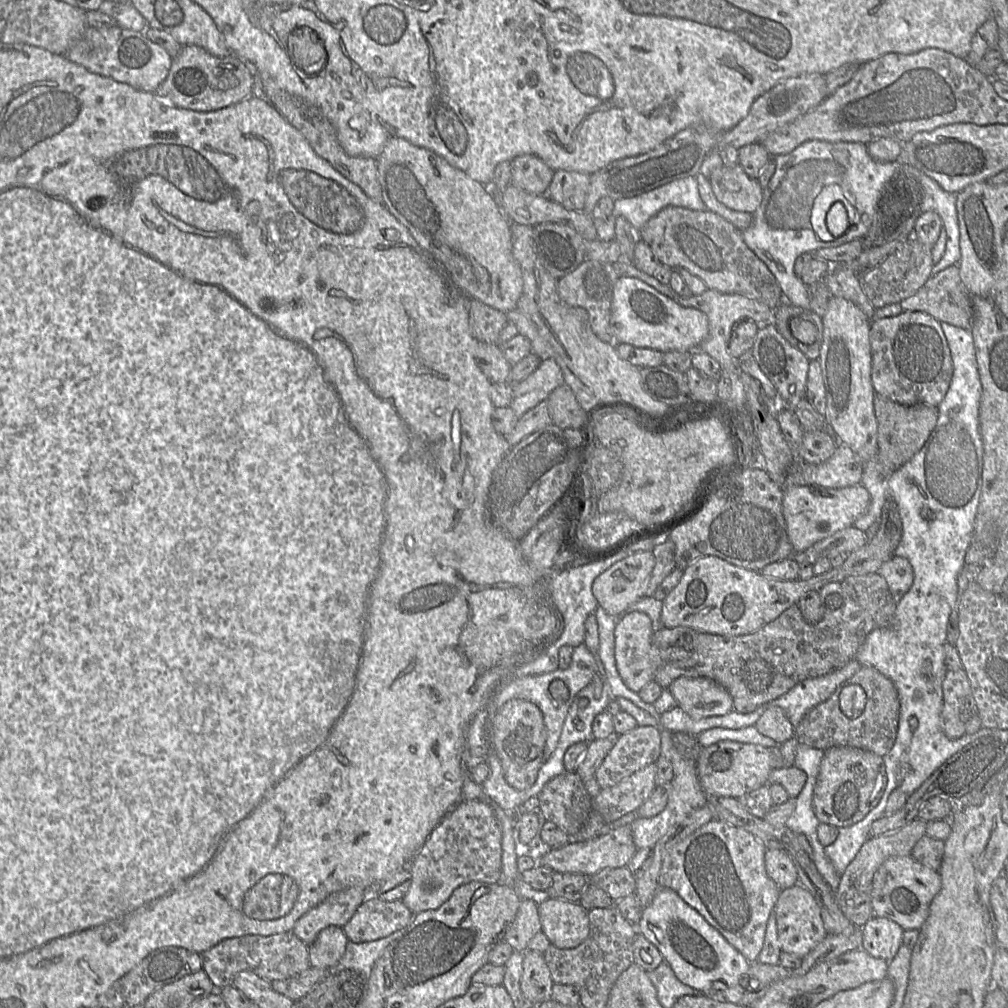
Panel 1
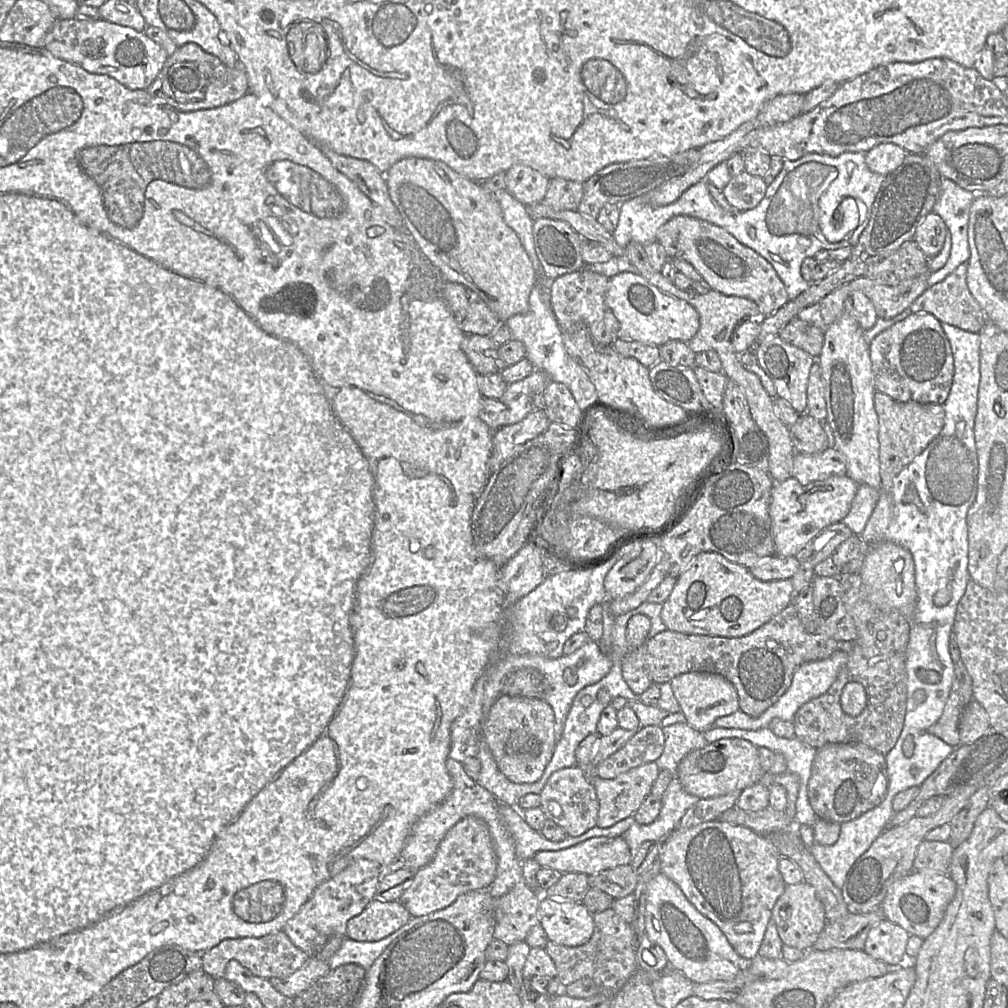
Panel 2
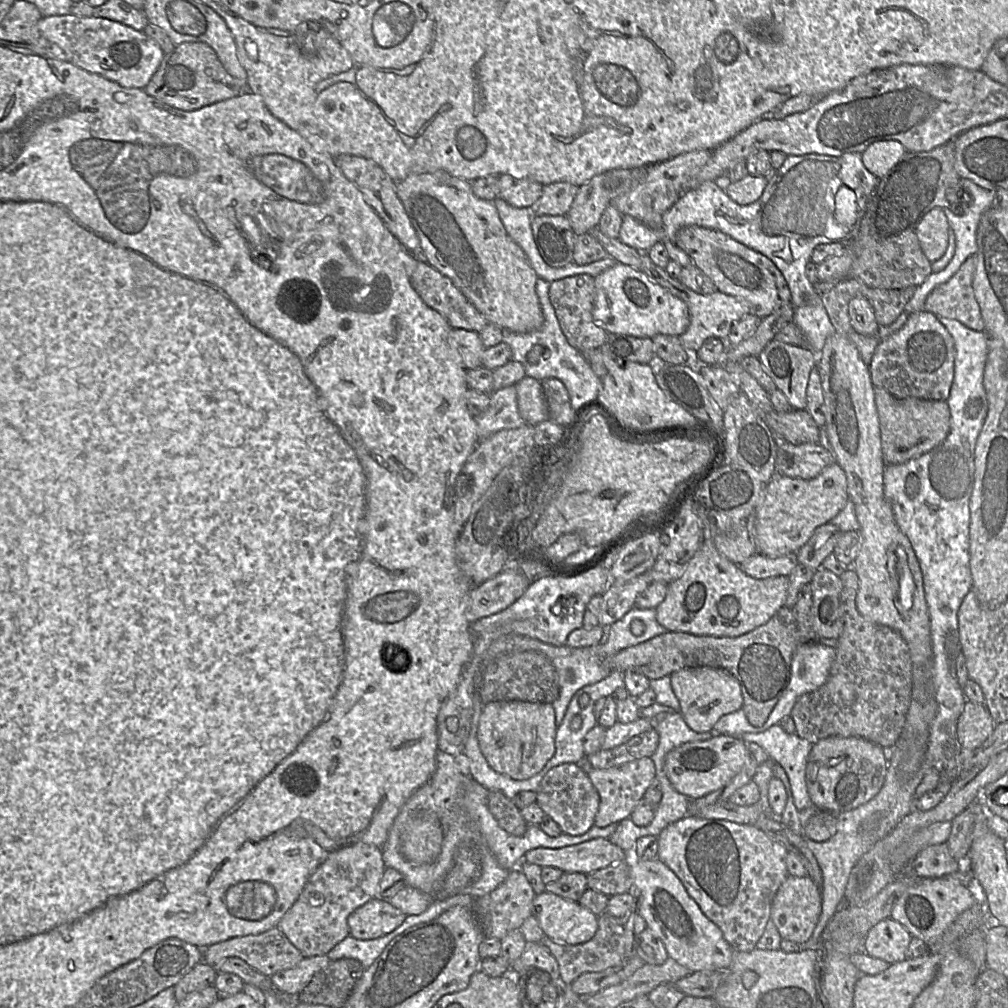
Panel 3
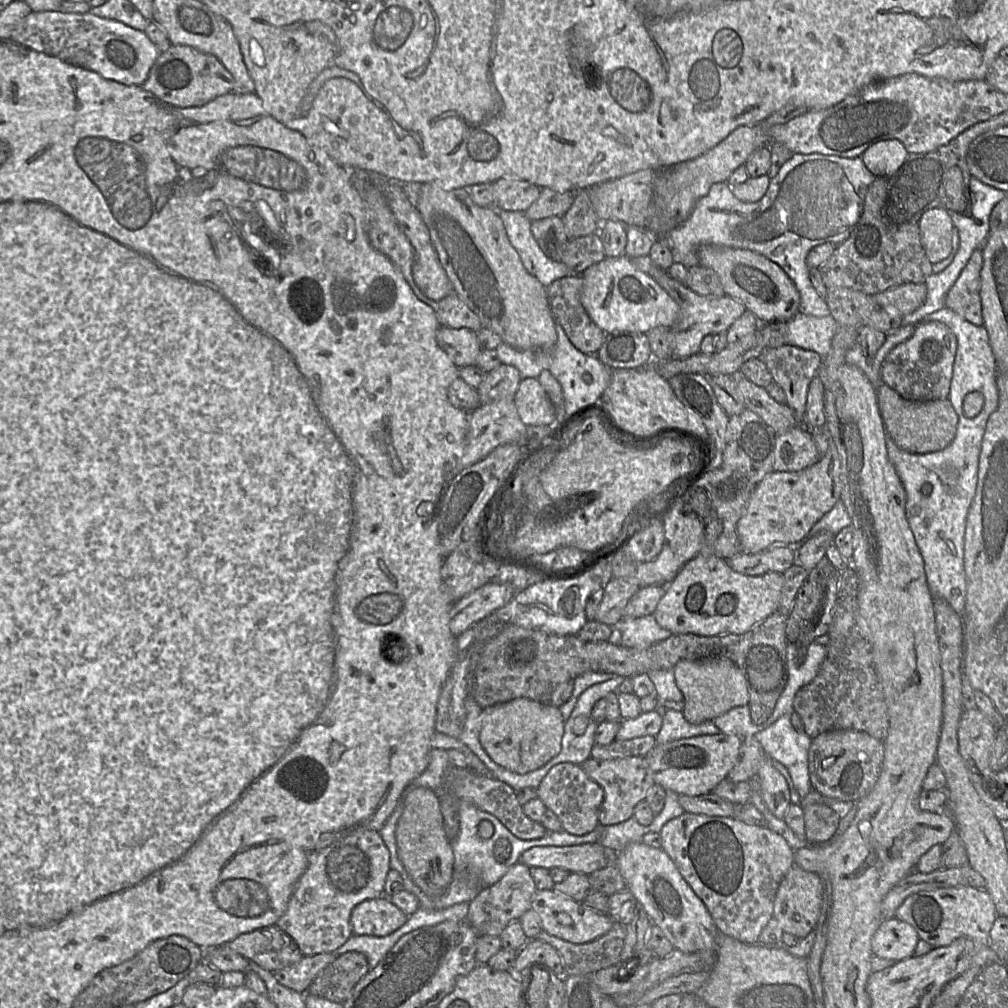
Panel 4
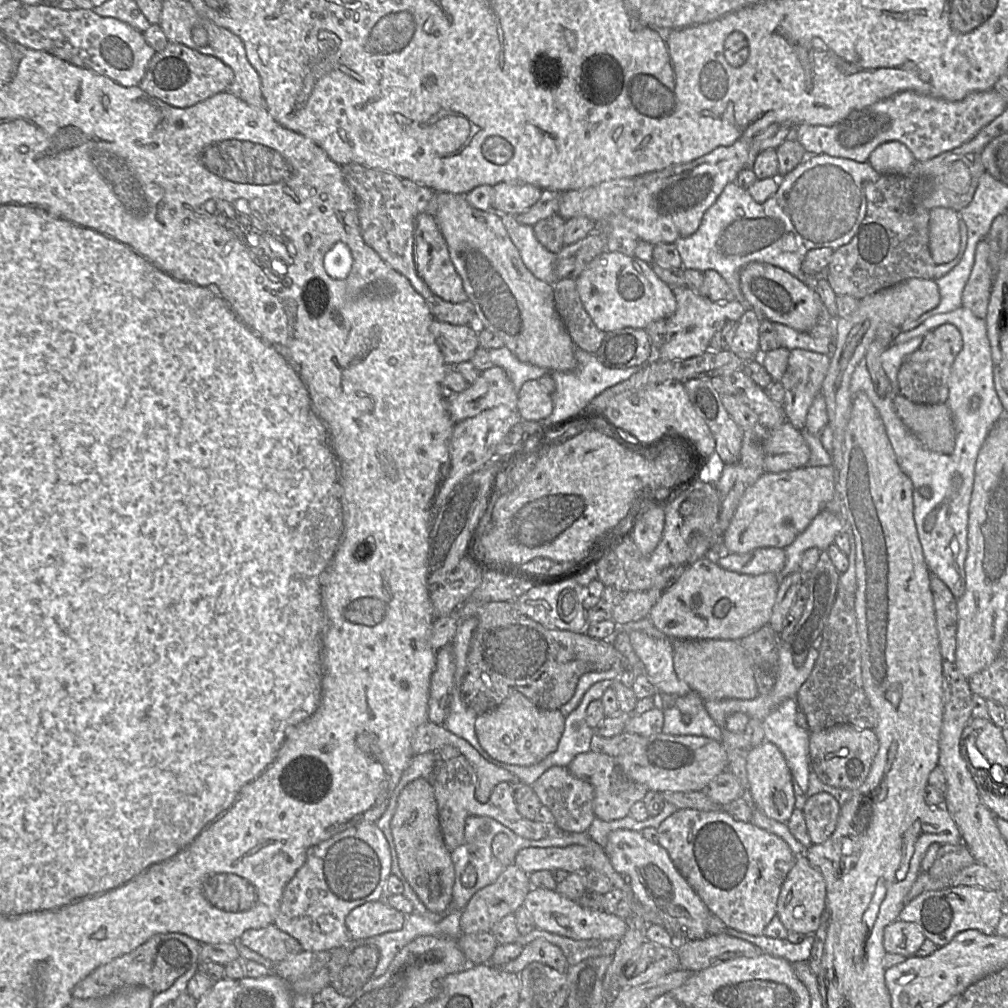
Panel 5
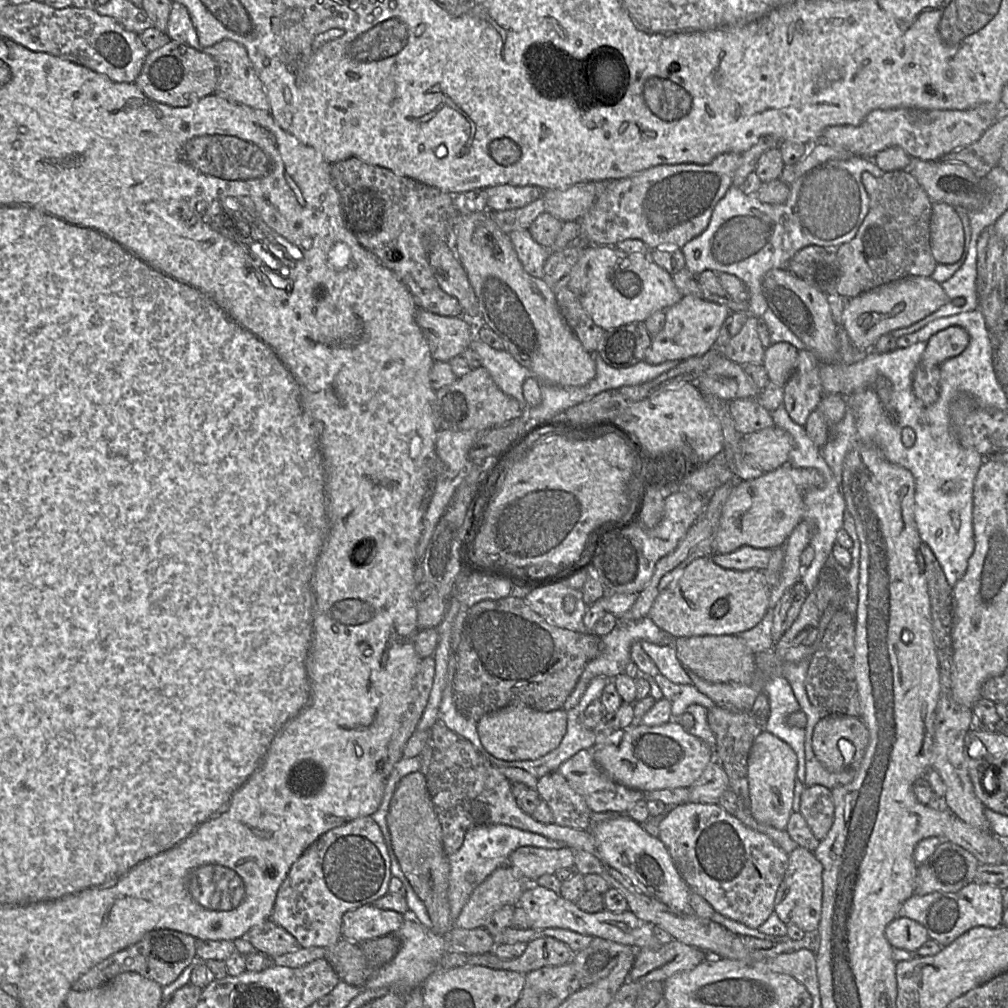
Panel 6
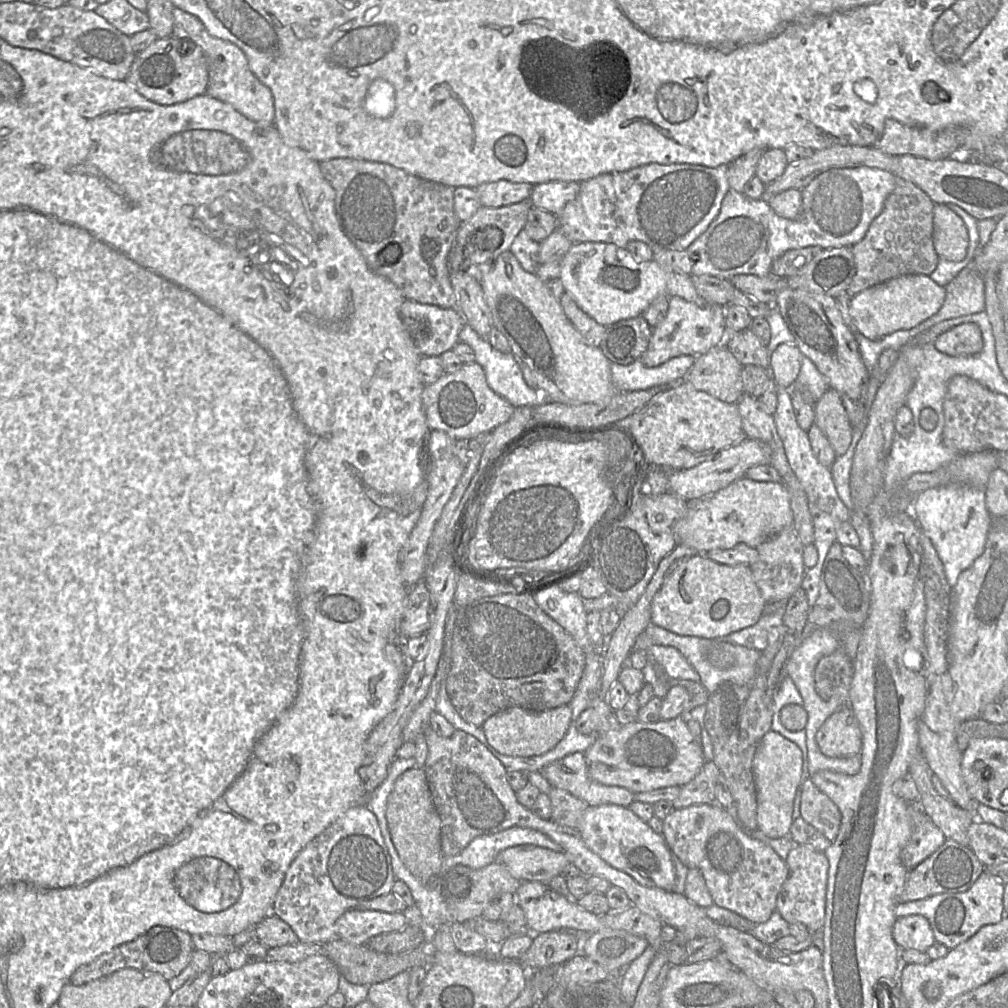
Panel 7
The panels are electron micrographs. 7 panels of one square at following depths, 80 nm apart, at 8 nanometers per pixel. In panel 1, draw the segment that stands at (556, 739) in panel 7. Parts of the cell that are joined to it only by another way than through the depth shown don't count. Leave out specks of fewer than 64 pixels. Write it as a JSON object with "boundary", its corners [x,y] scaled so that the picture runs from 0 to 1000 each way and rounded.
{"boundary":[[[507,693],[486,709],[484,730],[488,742],[496,754],[503,777],[514,785],[524,784],[533,774],[535,764],[539,759],[540,742],[542,738],[542,723],[539,707],[533,699],[519,693]]]}

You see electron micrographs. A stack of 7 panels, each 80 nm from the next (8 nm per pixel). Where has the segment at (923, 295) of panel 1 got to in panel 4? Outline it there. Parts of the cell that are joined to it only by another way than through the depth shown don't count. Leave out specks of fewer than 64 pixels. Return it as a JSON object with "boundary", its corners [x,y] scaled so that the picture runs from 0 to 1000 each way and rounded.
{"boundary":[[[972,245],[965,249],[959,263],[938,296],[938,306],[968,323],[976,322],[972,295],[974,264],[975,251]]]}

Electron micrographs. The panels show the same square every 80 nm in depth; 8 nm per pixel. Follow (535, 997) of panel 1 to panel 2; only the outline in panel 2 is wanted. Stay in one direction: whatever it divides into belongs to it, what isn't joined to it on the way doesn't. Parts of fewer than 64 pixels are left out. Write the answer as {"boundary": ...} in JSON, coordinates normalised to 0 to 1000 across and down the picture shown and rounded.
{"boundary":[[[527,940],[522,950],[518,969],[528,972],[538,969],[542,972],[542,985],[552,988],[558,985],[558,976],[553,967],[551,956],[540,940]]]}

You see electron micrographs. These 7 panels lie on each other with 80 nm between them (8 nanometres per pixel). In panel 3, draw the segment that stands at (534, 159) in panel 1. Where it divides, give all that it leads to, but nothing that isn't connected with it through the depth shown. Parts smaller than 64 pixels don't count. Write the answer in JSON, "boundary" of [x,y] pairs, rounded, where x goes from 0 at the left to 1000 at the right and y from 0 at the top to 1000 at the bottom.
{"boundary":[[[501,172],[495,175],[495,195],[515,206],[528,206],[537,195],[540,184],[524,177]]]}

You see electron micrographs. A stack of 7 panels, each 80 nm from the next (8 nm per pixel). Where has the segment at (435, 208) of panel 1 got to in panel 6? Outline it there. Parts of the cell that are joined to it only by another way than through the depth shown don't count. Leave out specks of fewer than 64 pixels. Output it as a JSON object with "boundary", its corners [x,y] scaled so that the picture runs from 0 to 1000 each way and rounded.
{"boundary":[[[483,209],[453,211],[447,223],[444,244],[460,265],[474,298],[476,319],[487,325],[500,339],[501,347],[517,362],[529,368],[538,381],[578,383],[590,373],[589,351],[576,341],[553,303],[551,291],[538,276],[524,272],[514,257],[506,234],[485,217]]]}

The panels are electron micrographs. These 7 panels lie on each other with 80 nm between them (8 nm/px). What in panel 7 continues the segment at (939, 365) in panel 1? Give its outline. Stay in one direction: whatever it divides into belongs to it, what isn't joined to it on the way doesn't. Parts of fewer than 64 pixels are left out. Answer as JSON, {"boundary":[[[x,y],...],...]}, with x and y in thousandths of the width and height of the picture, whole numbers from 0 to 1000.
{"boundary":[[[955,320],[932,332],[926,342],[940,353],[966,352],[974,347],[975,335],[969,321]]]}

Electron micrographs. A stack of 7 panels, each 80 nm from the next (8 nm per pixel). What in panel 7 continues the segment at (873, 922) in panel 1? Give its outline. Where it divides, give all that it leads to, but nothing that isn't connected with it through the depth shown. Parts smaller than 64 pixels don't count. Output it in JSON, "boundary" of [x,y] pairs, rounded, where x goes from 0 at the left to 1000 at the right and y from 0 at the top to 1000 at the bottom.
{"boundary":[[[911,907],[890,911],[885,929],[892,941],[897,942],[919,944],[929,935],[922,914]]]}

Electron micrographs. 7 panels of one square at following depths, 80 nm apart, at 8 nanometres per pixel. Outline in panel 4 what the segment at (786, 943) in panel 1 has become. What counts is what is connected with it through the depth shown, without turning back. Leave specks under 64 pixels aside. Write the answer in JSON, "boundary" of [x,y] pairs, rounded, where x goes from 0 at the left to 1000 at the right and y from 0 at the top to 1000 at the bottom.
{"boundary":[[[787,857],[772,880],[768,894],[767,910],[779,926],[796,932],[810,920],[815,894],[816,872],[812,867],[802,865]]]}

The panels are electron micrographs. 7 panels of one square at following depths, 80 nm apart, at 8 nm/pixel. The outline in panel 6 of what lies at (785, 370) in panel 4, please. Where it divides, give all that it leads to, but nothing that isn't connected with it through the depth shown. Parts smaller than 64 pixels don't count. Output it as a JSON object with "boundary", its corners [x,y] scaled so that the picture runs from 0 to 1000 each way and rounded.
{"boundary":[[[793,347],[789,367],[777,383],[777,402],[784,415],[792,422],[799,423],[803,412],[811,406],[816,395],[816,384],[813,377],[813,363],[815,360],[803,347]]]}

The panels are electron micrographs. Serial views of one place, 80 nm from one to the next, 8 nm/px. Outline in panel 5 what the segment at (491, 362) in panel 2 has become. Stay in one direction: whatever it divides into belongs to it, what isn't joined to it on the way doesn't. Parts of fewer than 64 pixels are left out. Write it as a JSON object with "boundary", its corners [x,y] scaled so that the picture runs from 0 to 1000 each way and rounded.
{"boundary":[[[430,316],[427,328],[443,363],[466,358],[475,344],[473,321],[448,322]]]}

